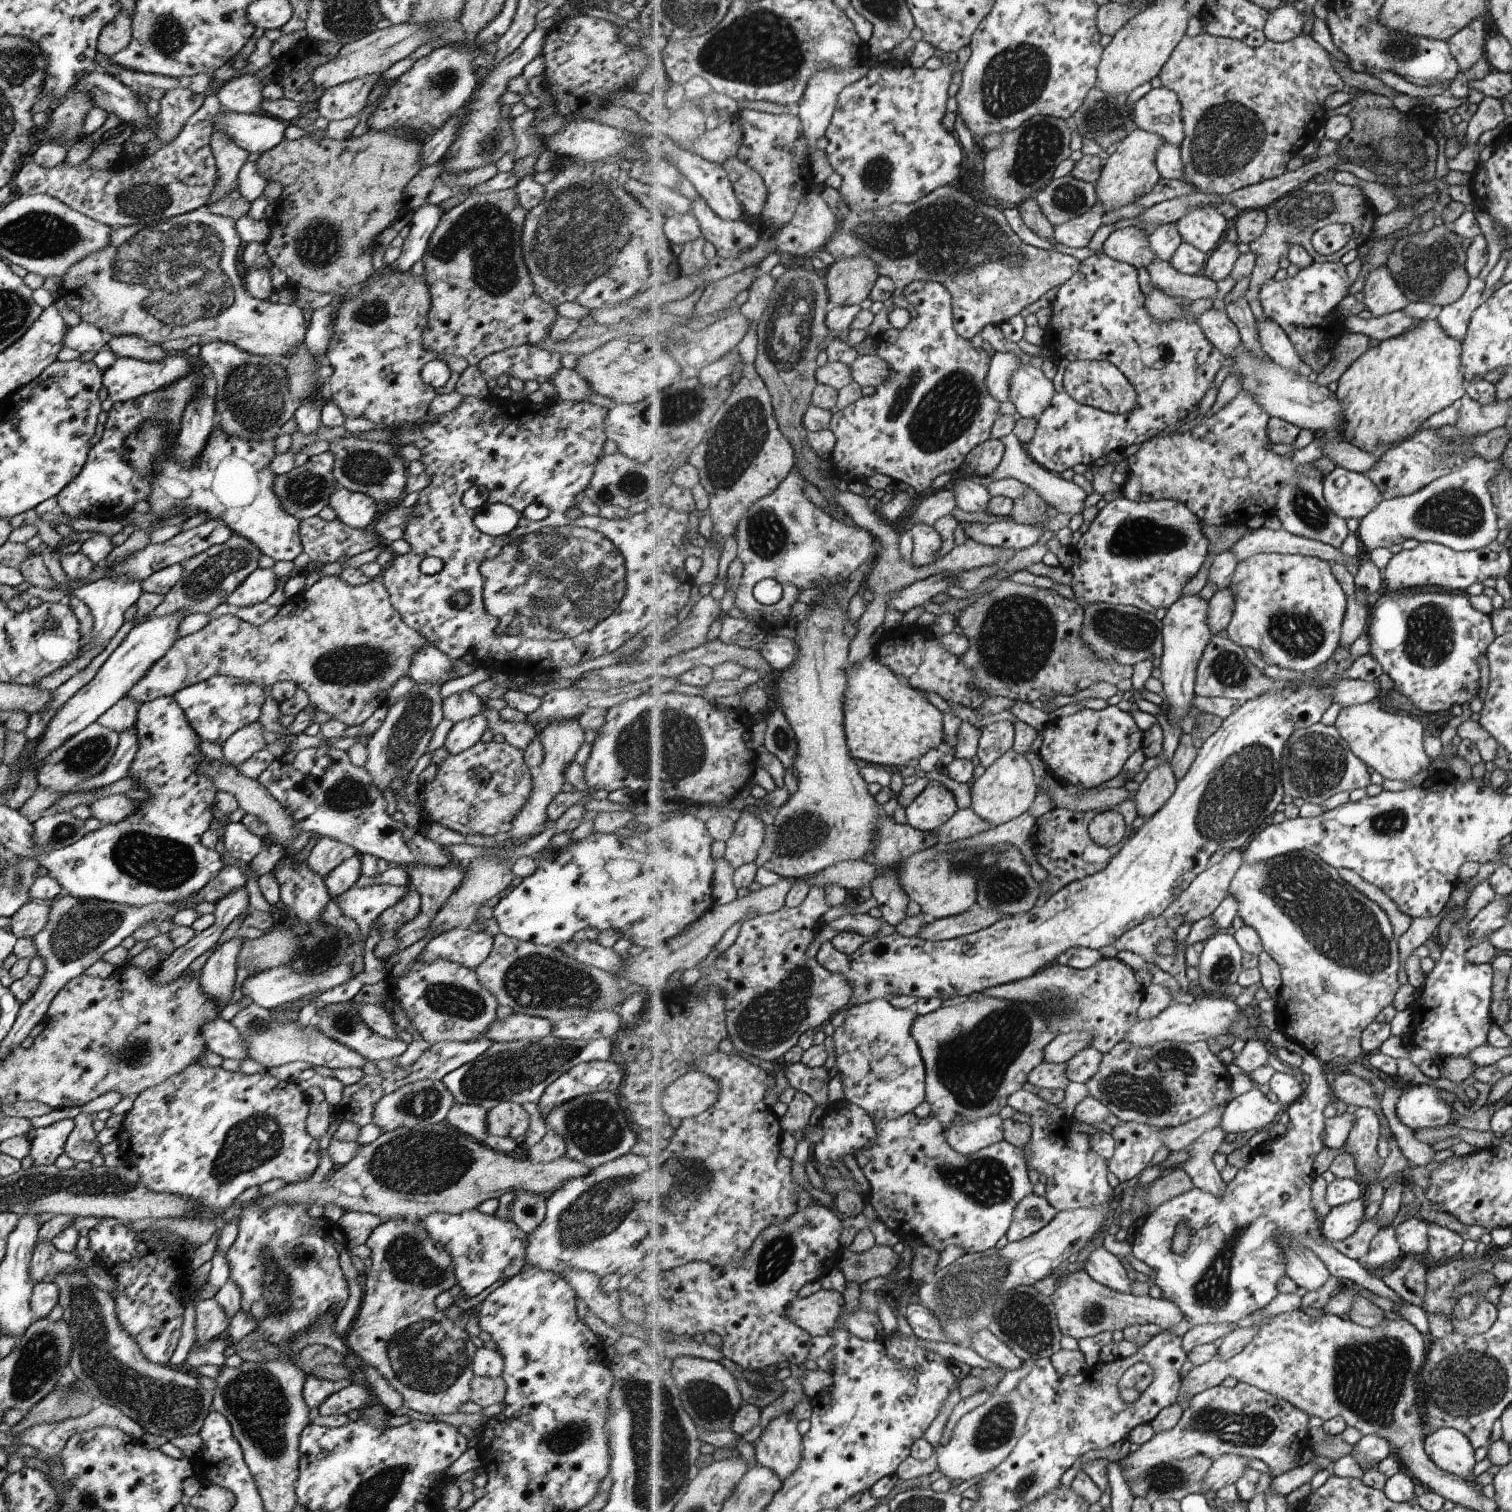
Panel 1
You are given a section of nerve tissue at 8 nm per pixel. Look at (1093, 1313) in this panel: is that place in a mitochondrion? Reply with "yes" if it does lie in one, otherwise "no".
yes

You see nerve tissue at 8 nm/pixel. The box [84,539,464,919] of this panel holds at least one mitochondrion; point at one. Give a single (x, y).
(159, 862)

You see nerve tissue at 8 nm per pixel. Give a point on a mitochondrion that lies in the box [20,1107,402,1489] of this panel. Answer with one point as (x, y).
(164, 1405)

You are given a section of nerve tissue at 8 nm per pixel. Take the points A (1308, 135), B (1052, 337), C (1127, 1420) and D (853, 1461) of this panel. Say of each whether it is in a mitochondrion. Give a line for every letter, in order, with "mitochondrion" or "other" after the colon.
A: other
B: other
C: other
D: other

